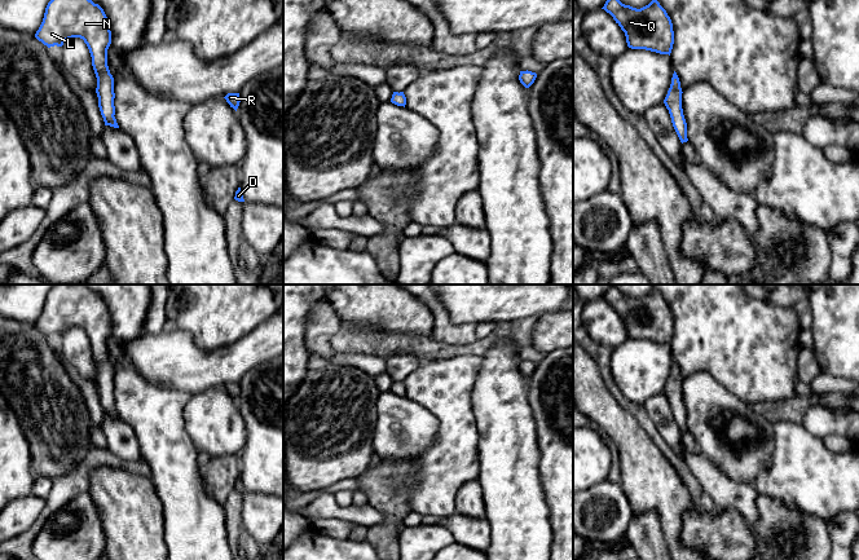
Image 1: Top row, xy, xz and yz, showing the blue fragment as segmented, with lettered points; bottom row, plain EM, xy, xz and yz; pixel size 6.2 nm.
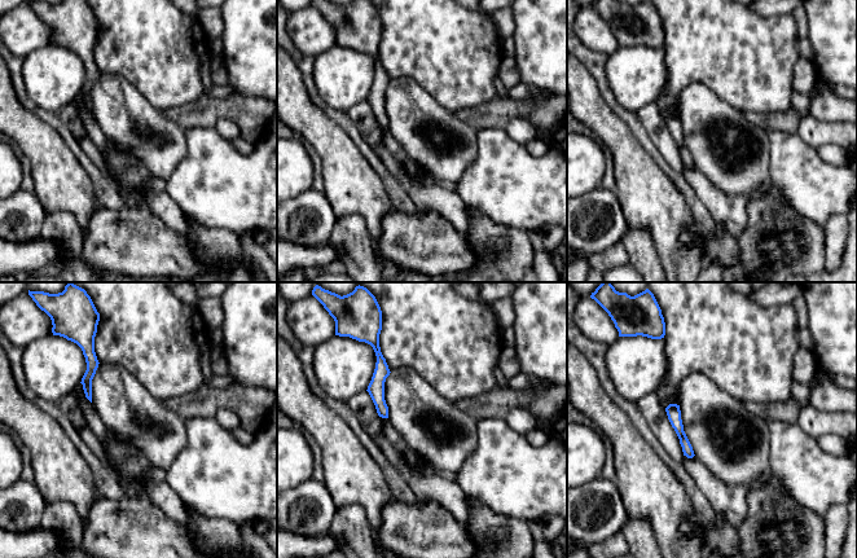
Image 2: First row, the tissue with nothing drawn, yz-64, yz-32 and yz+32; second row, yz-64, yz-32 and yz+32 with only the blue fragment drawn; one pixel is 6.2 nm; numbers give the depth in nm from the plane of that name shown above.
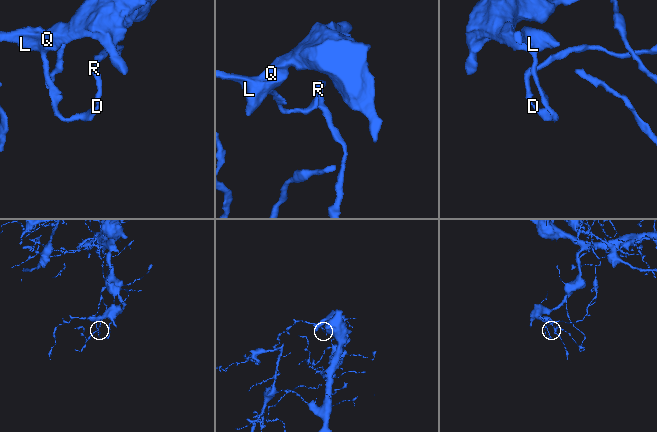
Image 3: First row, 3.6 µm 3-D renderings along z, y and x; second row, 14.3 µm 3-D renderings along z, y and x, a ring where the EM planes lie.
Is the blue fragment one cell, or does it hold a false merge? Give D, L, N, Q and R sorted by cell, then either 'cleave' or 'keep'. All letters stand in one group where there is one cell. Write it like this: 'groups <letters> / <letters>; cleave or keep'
groups D R / L N Q; cleave

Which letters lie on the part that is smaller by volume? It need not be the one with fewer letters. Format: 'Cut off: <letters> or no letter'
Cut off: D, R

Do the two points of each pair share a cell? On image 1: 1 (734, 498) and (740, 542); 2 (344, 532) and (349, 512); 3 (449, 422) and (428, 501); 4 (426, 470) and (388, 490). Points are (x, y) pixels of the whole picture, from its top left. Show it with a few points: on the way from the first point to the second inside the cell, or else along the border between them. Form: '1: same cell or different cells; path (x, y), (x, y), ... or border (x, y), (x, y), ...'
1: different cells; border (718, 510), (735, 510), (750, 524)
2: different cells; border (317, 517), (339, 517), (352, 524)
3: same cell; path (449, 441), (449, 462), (441, 470), (436, 481)
4: different cells; border (406, 462), (415, 467), (409, 506)

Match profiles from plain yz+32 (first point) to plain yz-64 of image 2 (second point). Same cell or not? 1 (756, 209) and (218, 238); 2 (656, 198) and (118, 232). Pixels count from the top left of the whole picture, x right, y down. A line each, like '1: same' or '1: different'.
1: same
2: different

